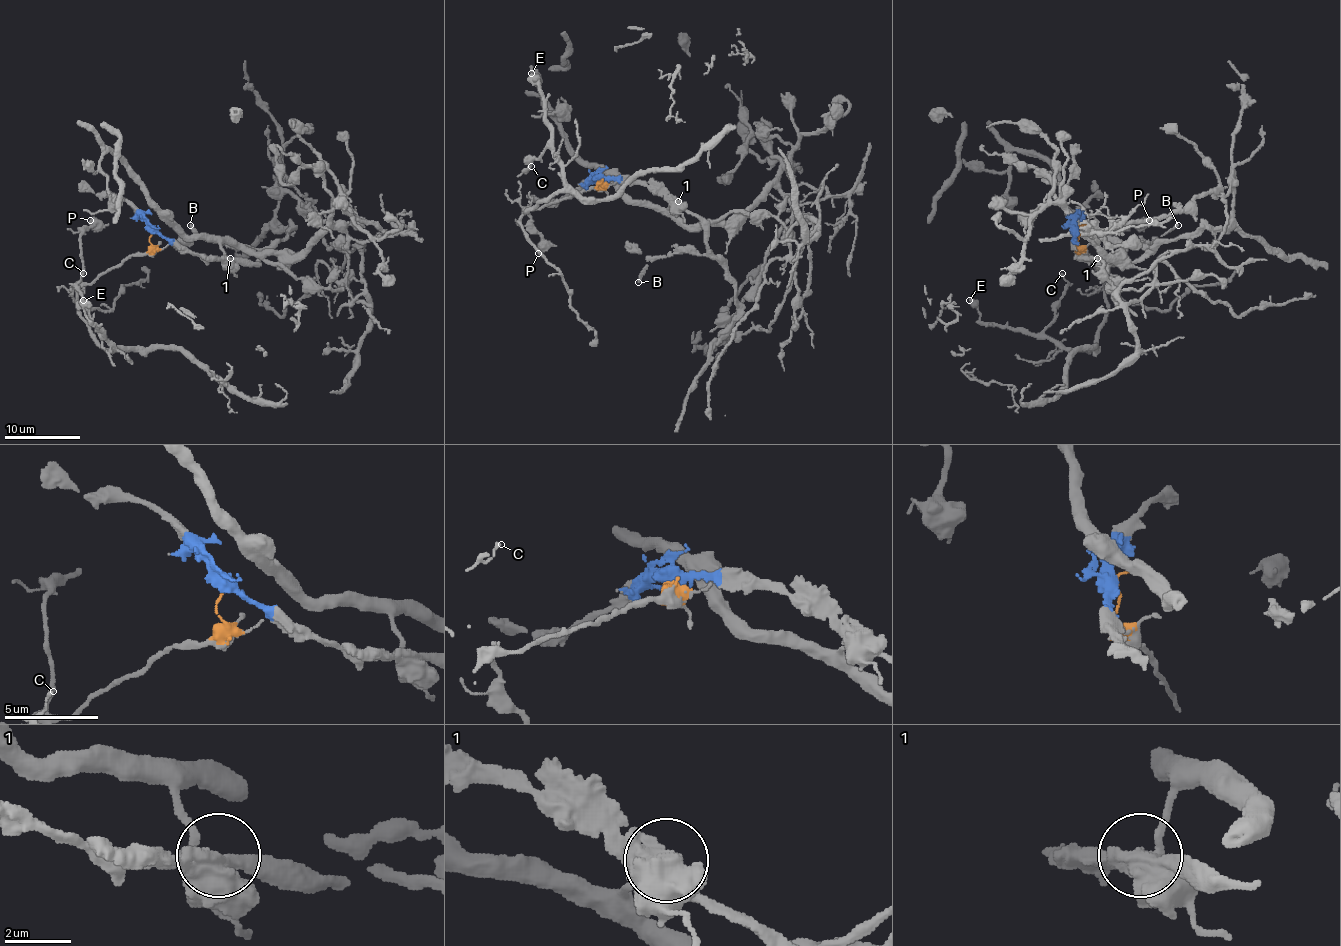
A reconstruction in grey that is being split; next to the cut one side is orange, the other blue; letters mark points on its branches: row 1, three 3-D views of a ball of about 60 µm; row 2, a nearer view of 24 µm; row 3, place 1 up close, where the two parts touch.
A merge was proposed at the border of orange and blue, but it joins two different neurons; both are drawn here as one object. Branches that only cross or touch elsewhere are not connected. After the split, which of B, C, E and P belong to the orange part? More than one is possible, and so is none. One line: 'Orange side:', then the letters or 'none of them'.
Orange side: C, E, P

